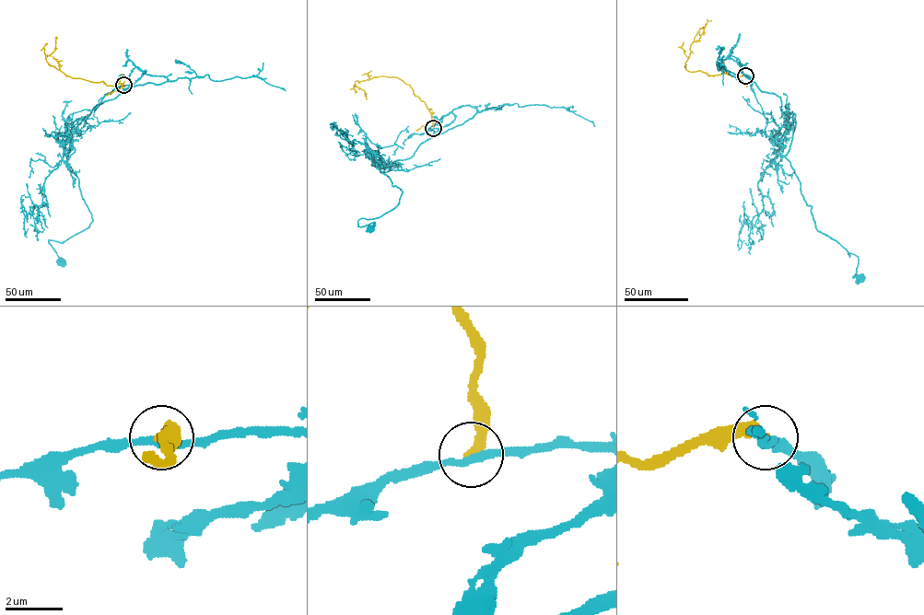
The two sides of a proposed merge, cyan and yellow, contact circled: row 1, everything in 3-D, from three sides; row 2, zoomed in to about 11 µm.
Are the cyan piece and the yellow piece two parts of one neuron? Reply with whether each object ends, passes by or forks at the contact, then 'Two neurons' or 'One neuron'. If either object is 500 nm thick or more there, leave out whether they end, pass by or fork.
At the ring cyan passes by. At the ring yellow ends. Two neurons

